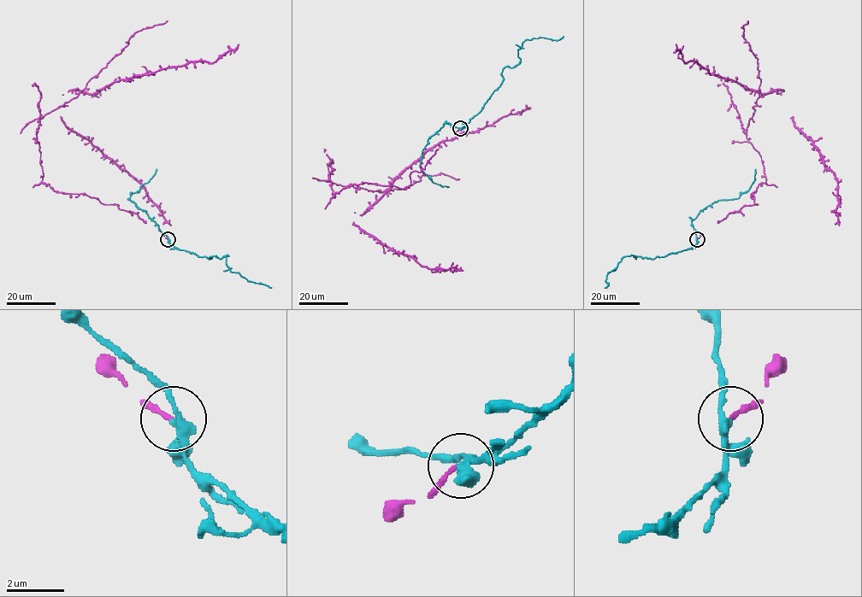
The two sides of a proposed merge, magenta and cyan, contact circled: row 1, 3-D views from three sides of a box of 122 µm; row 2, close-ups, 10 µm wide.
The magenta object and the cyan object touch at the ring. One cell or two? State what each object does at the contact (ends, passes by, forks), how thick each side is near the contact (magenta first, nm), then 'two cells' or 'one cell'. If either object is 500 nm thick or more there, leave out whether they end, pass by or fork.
magenta ends | cyan passes by | 140/260 nm | two cells

